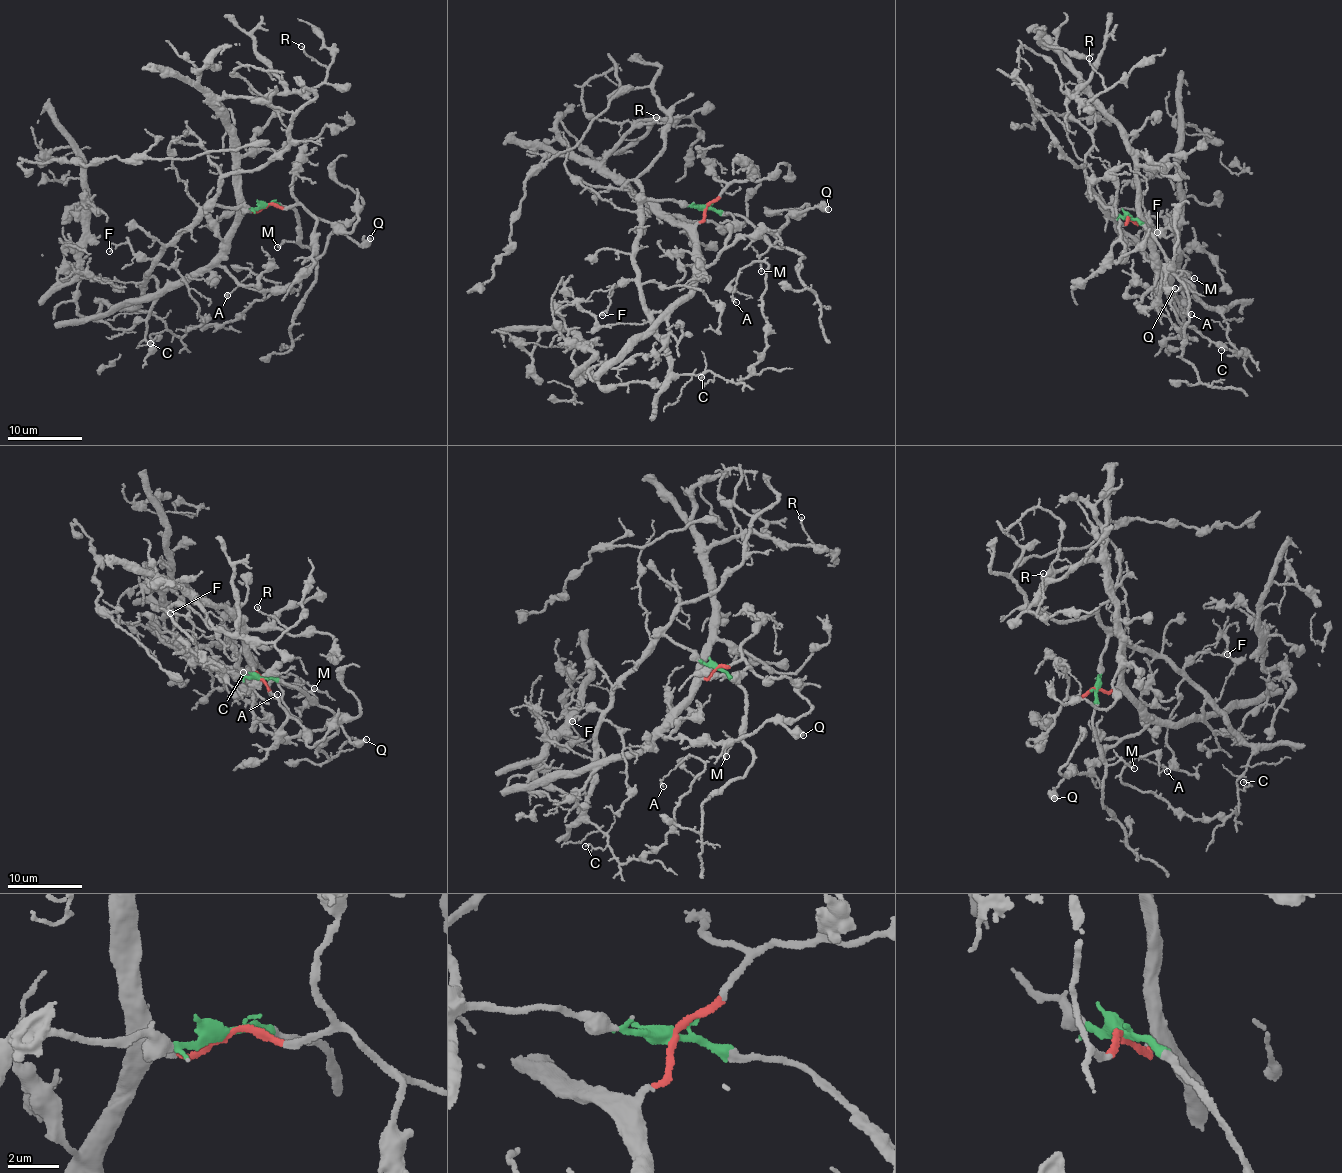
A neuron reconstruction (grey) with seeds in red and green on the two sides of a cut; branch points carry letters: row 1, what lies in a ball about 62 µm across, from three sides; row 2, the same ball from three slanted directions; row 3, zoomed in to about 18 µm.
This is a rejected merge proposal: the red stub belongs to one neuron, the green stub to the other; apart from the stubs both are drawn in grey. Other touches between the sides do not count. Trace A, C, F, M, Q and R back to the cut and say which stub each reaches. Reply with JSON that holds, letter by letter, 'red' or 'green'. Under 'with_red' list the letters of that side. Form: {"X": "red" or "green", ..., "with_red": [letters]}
{"A": "green", "C": "green", "F": "green", "M": "green", "Q": "red", "R": "red", "with_red": ["Q", "R"]}

